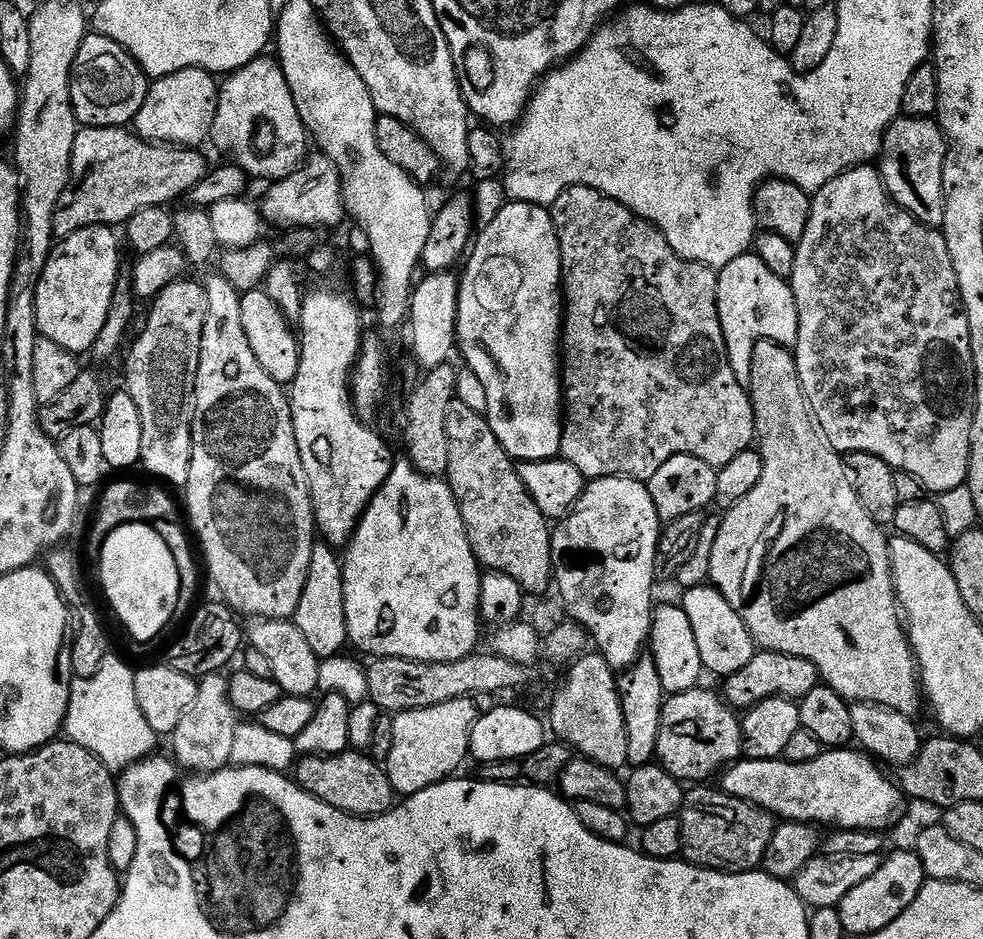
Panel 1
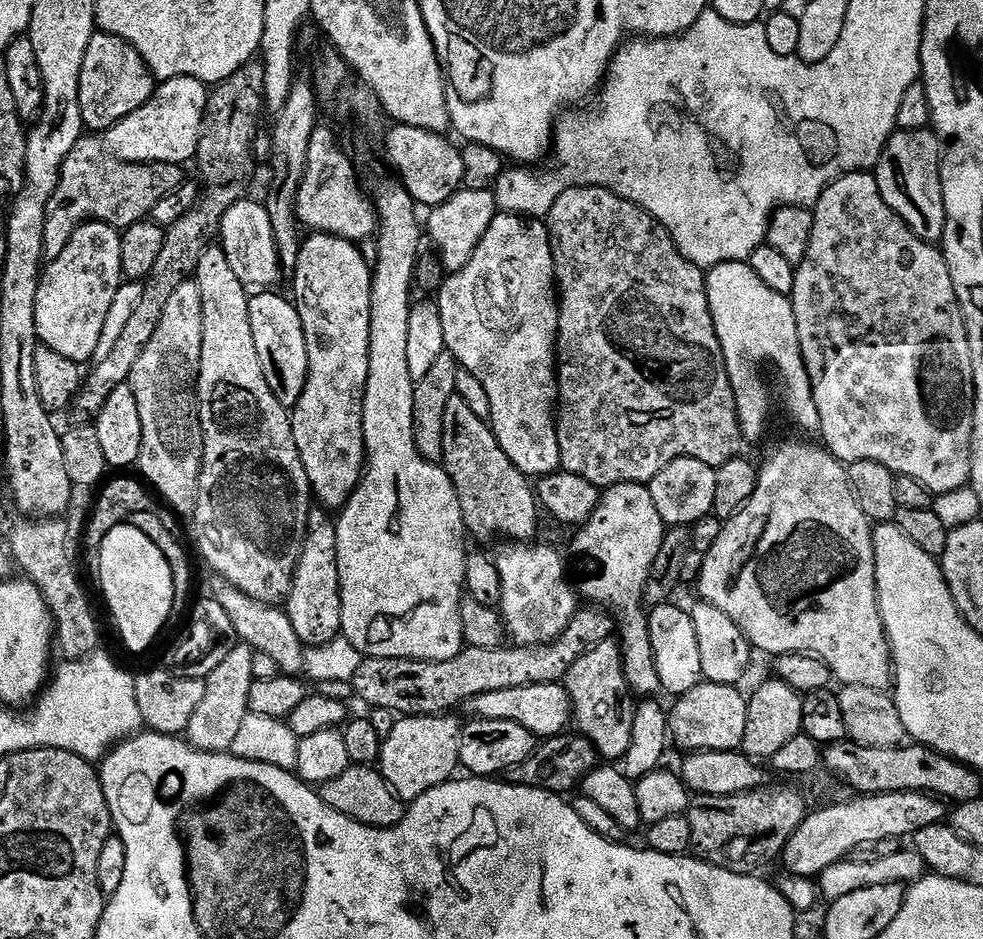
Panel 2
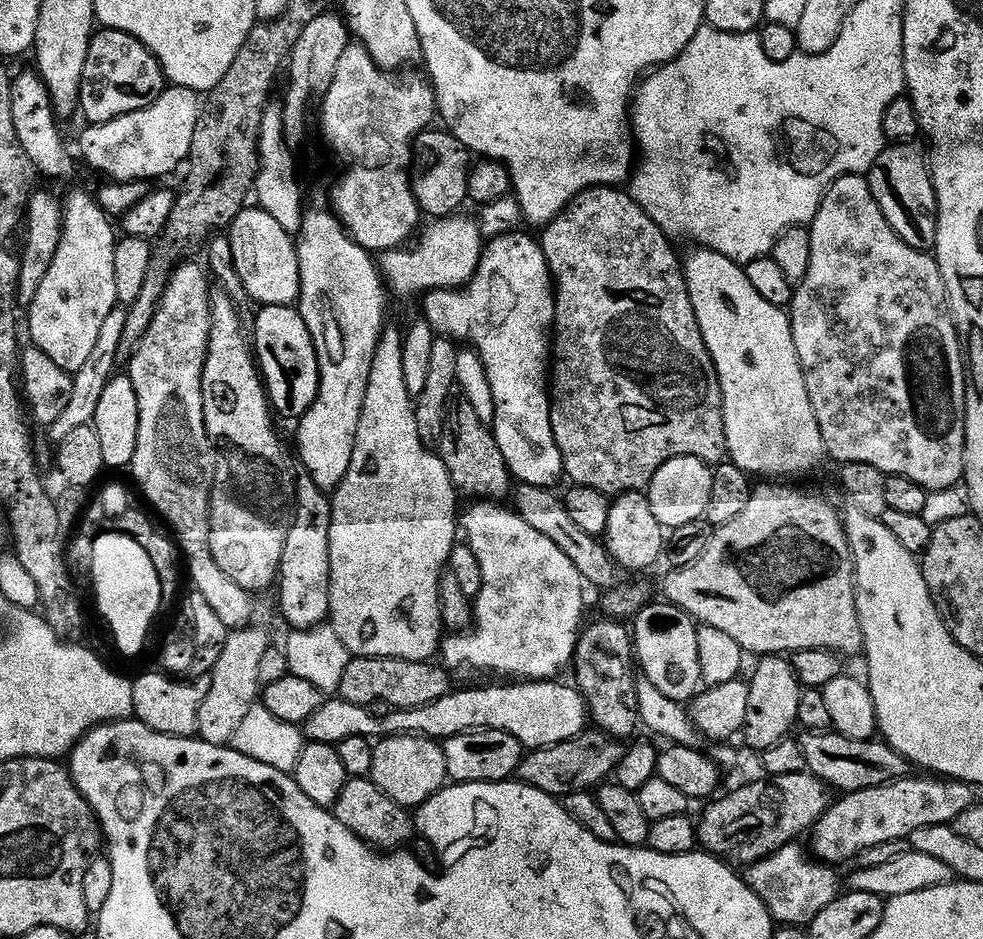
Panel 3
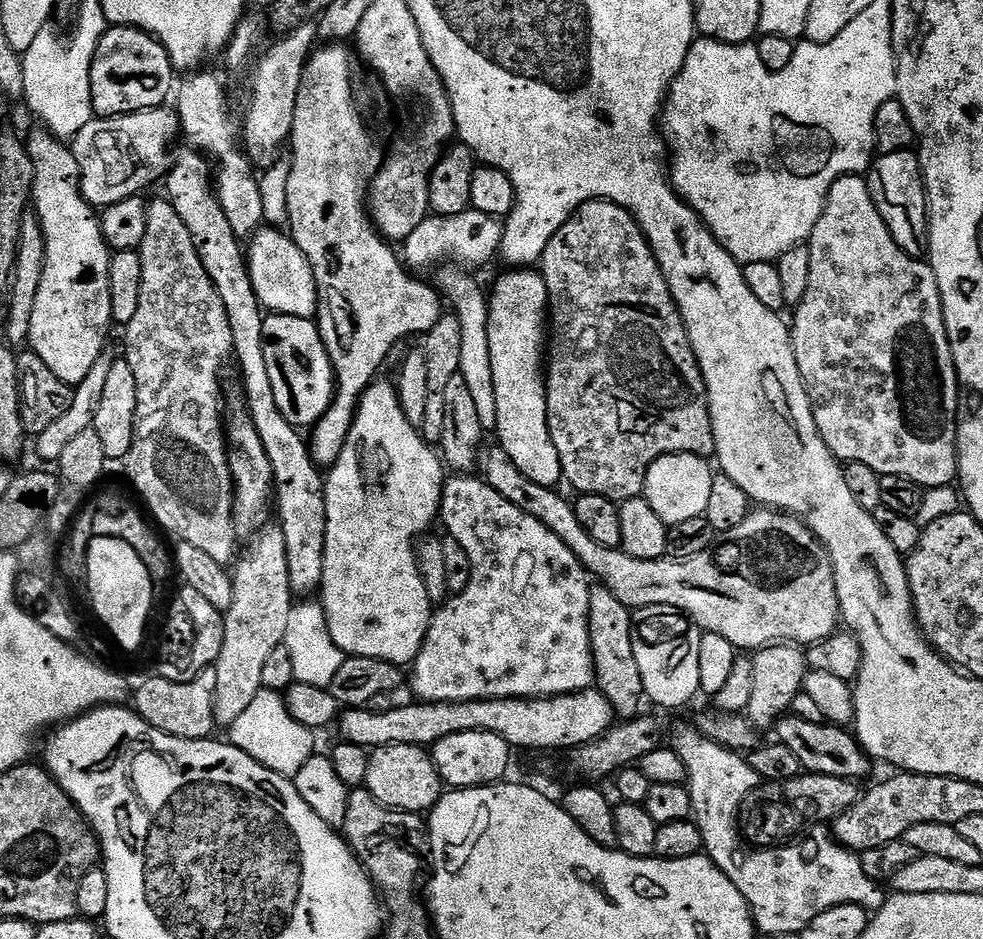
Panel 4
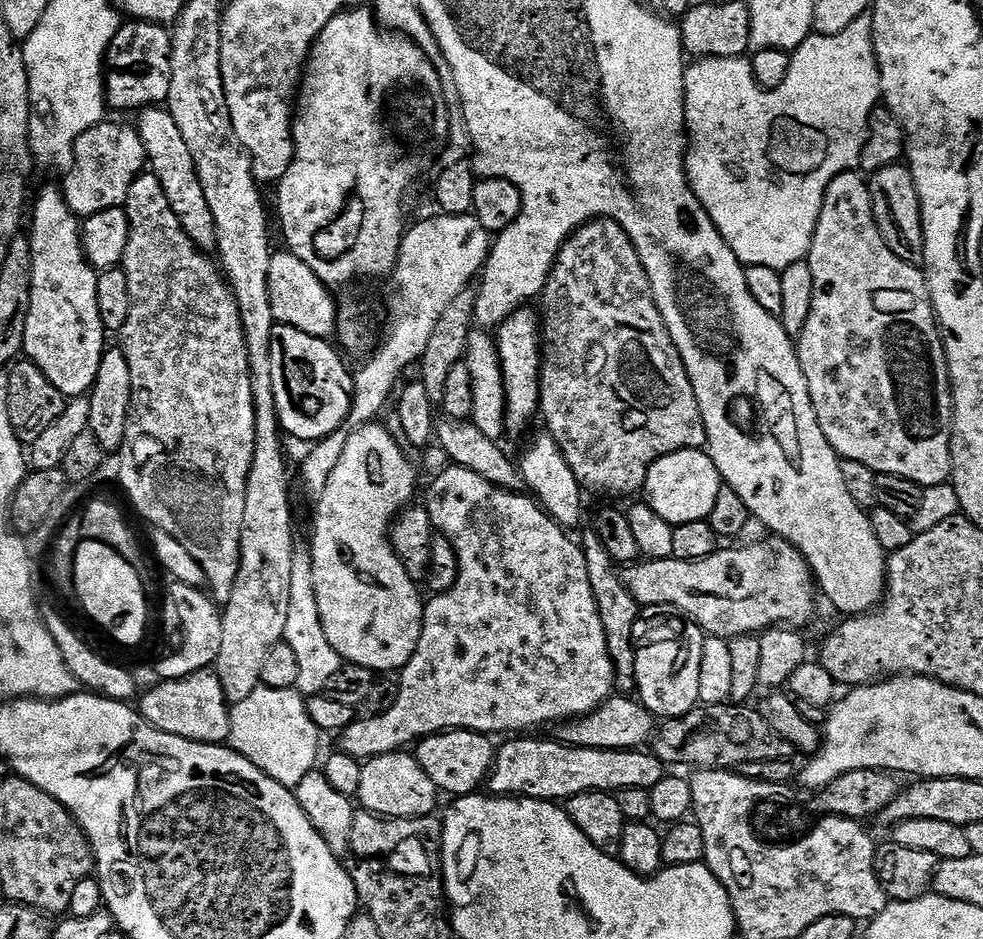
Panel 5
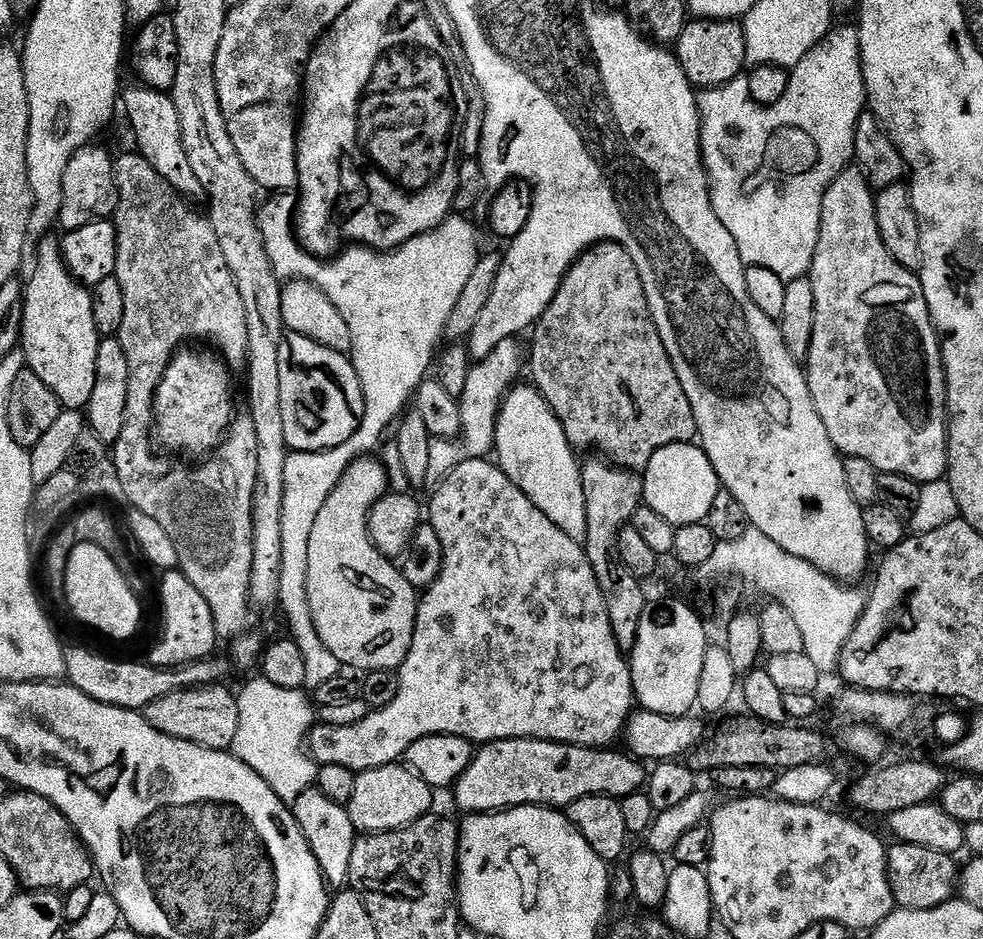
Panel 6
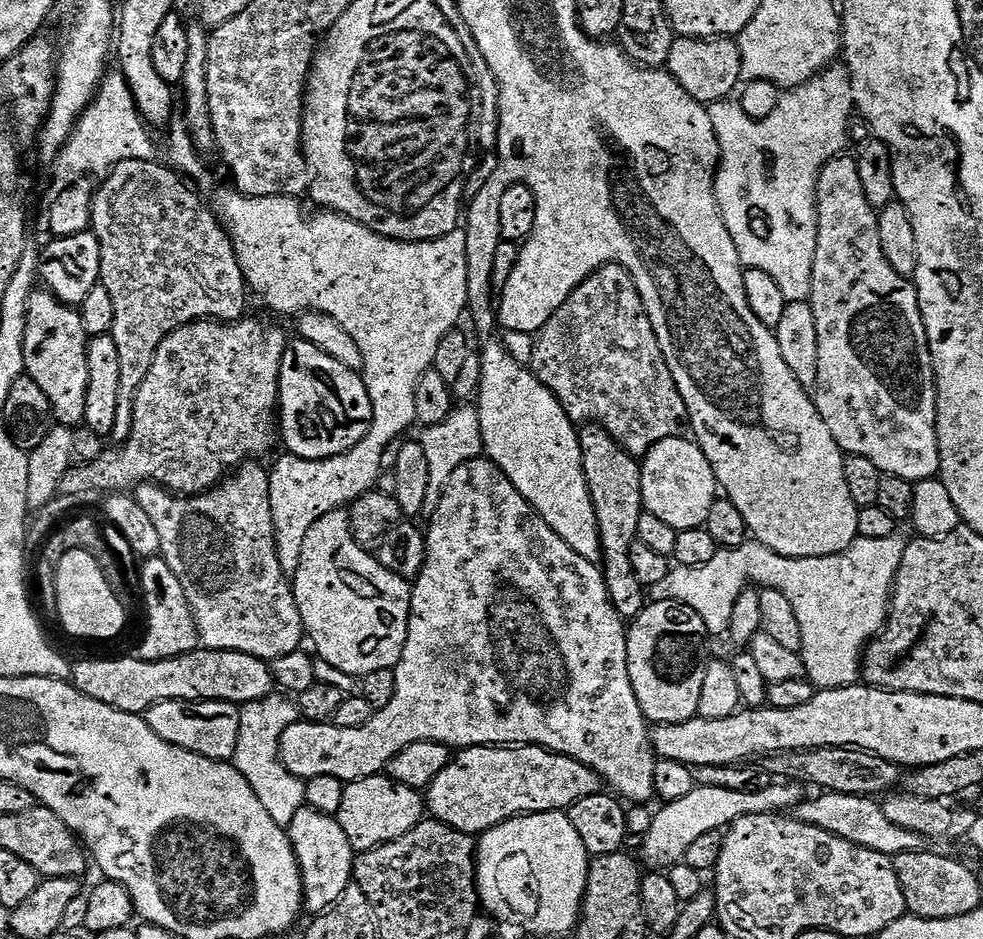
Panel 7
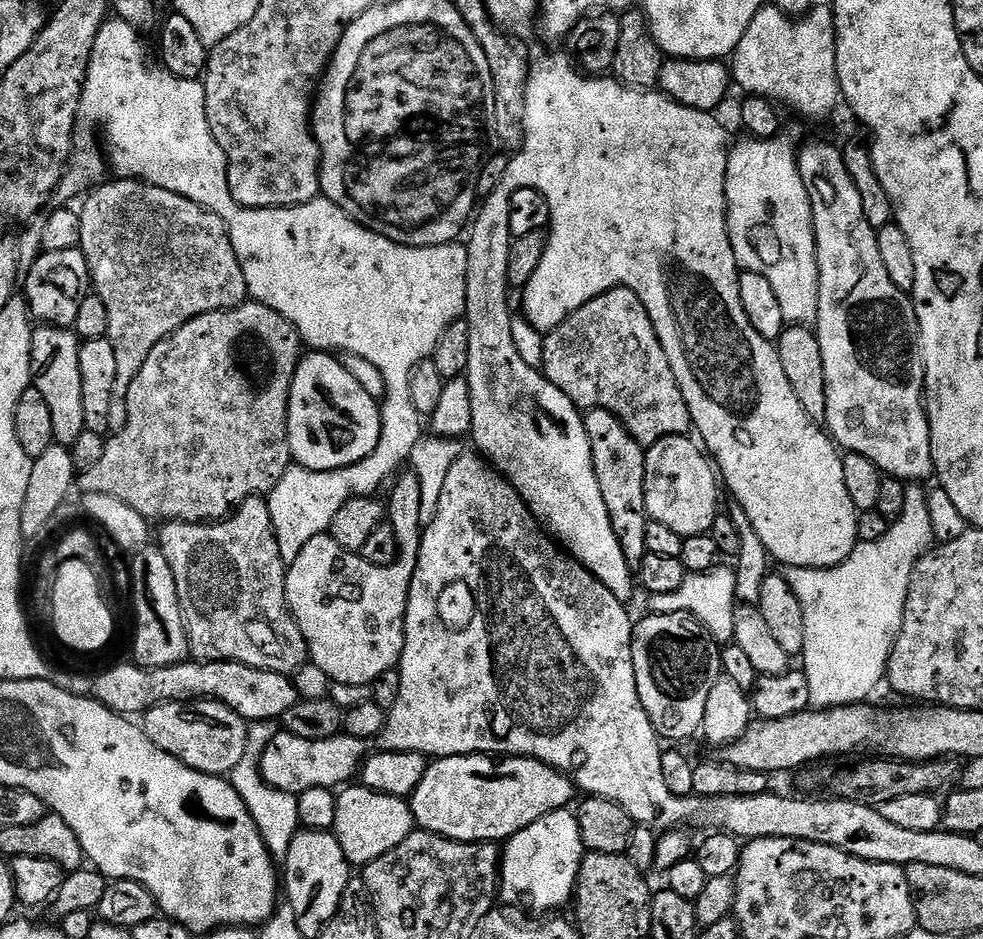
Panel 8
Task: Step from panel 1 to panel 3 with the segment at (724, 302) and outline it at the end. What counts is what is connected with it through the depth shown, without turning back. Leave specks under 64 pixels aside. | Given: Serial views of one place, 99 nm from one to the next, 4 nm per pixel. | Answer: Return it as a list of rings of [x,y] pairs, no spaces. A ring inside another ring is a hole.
[[[697,247],[689,254],[688,260],[683,261],[684,277],[690,294],[690,302],[694,306],[694,314],[698,318],[698,326],[702,330],[702,338],[706,342],[706,350],[710,350],[710,358],[716,367],[716,373],[720,379],[722,390],[722,410],[724,411],[724,425],[726,426],[726,446],[728,447],[727,459],[736,464],[749,477],[764,476],[760,478],[784,478],[780,476],[808,476],[823,460],[826,460],[824,439],[822,430],[814,418],[814,406],[810,406],[810,394],[806,390],[806,378],[798,358],[798,350],[794,346],[794,334],[792,333],[792,321],[789,313],[778,306],[770,306],[766,298],[758,295],[758,290],[750,286],[750,278],[746,278],[743,267],[736,264],[730,258],[726,258],[717,252],[711,252],[708,248]]]

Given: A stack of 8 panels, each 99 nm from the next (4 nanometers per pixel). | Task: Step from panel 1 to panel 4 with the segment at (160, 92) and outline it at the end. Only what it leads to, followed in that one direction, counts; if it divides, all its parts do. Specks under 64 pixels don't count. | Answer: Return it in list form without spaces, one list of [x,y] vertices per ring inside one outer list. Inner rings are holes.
[[[161,106],[125,116],[94,118],[71,141],[74,158],[78,158],[80,189],[86,202],[97,210],[109,208],[122,198],[141,195],[151,184],[165,179],[170,157],[182,132],[180,118],[171,107]]]

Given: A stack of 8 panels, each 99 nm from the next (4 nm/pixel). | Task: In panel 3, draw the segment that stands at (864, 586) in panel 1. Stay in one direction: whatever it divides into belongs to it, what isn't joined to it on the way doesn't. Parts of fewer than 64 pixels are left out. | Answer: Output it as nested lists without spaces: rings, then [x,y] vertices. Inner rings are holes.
[[[780,482],[761,484],[764,485],[761,488],[759,485],[753,491],[750,502],[746,502],[745,510],[742,510],[742,514],[738,514],[738,518],[734,518],[734,522],[726,522],[726,526],[713,531],[712,541],[708,543],[706,554],[702,554],[698,562],[685,568],[669,571],[669,576],[664,580],[663,599],[688,613],[701,625],[730,634],[730,638],[734,638],[734,642],[738,642],[738,646],[744,649],[745,653],[757,652],[757,657],[760,658],[819,648],[823,648],[825,652],[843,654],[845,657],[846,655],[852,656],[855,652],[857,655],[864,647],[864,635],[856,613],[856,559],[852,556],[852,548],[848,544],[848,532],[844,529],[844,520],[836,517],[831,502],[823,500],[820,496],[807,496],[806,493],[799,492],[796,488],[783,488],[780,485],[783,483]]]

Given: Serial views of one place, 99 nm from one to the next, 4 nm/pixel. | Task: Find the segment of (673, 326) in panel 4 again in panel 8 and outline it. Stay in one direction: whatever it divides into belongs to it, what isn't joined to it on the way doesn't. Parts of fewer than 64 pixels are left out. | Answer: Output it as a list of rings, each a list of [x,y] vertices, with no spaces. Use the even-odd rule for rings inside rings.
[[[611,288],[603,292],[572,312],[553,332],[547,333],[542,371],[562,394],[576,403],[577,408],[605,408],[613,412],[639,444],[651,446],[667,436],[688,436],[693,431],[686,398],[682,398],[674,370],[670,370],[670,358],[666,358],[662,342],[658,342],[646,306],[629,288]]]

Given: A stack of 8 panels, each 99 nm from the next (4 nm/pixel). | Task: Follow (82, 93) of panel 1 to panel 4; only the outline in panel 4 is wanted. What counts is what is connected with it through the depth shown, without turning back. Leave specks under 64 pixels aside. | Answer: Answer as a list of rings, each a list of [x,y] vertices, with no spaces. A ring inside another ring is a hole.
[[[127,26],[109,27],[108,31],[104,33],[104,36],[98,42],[98,50],[94,54],[94,62],[92,63],[92,69],[90,70],[90,94],[92,95],[93,113],[95,113],[97,117],[107,118],[110,116],[125,116],[131,112],[145,112],[151,108],[159,108],[165,103],[165,101],[167,101],[164,99],[166,99],[168,95],[170,95],[169,97],[173,95],[174,84],[172,88],[172,76],[174,77],[174,69],[170,62],[170,58],[156,37],[152,36],[148,32],[142,31],[140,28],[130,28]]]

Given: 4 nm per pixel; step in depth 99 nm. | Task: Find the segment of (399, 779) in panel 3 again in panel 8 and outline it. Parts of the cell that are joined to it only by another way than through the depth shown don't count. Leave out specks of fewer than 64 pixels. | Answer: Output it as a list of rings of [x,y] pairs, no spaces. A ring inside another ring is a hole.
[[[363,786],[352,787],[345,787],[337,795],[334,835],[338,838],[349,865],[363,866],[382,858],[382,854],[394,850],[394,846],[406,842],[417,823],[412,816],[412,805],[405,797],[382,794]]]

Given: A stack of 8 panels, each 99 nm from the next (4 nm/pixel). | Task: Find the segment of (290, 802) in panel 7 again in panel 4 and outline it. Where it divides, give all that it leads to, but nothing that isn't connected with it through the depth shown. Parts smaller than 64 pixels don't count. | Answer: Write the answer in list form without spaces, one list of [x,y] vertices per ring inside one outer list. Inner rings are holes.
[[[262,690],[250,707],[242,713],[238,722],[230,729],[230,742],[238,750],[242,750],[254,762],[266,766],[283,776],[294,778],[302,766],[314,755],[312,748],[313,729],[302,726],[290,718],[290,710],[286,710],[286,702],[279,692]]]

